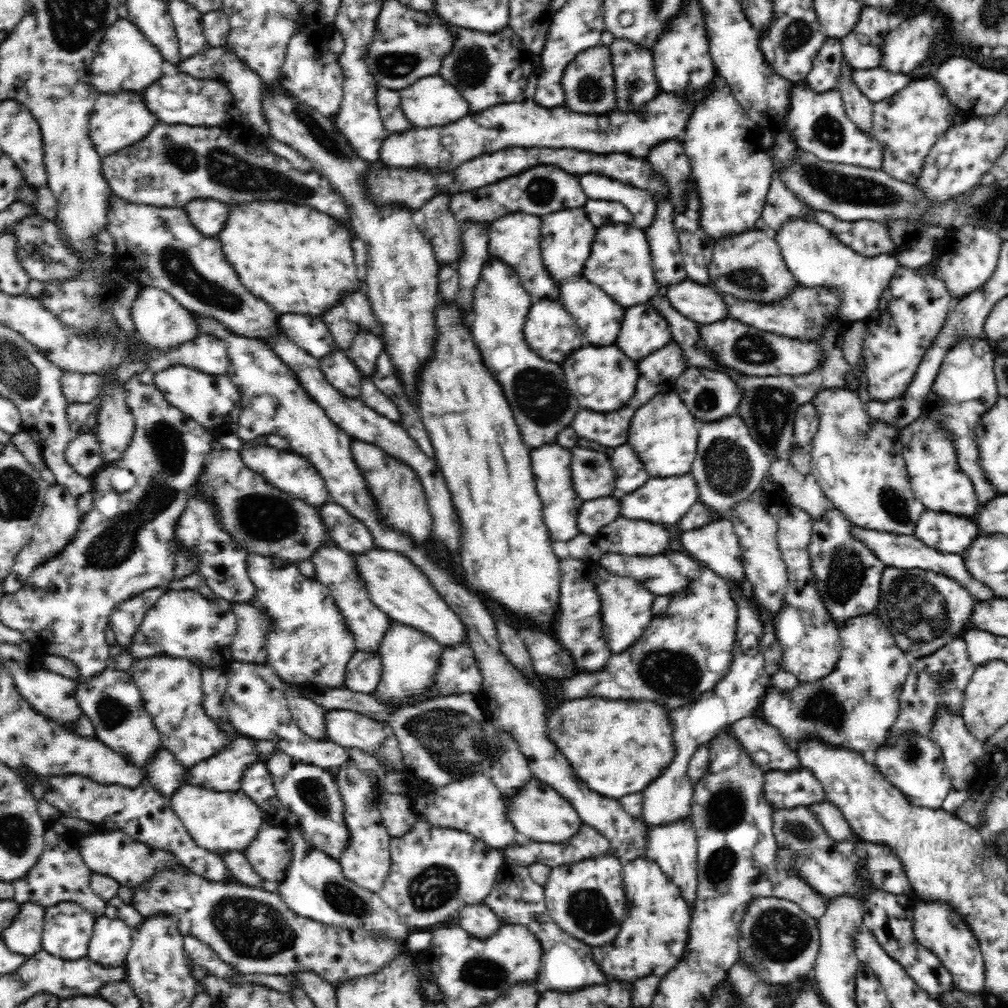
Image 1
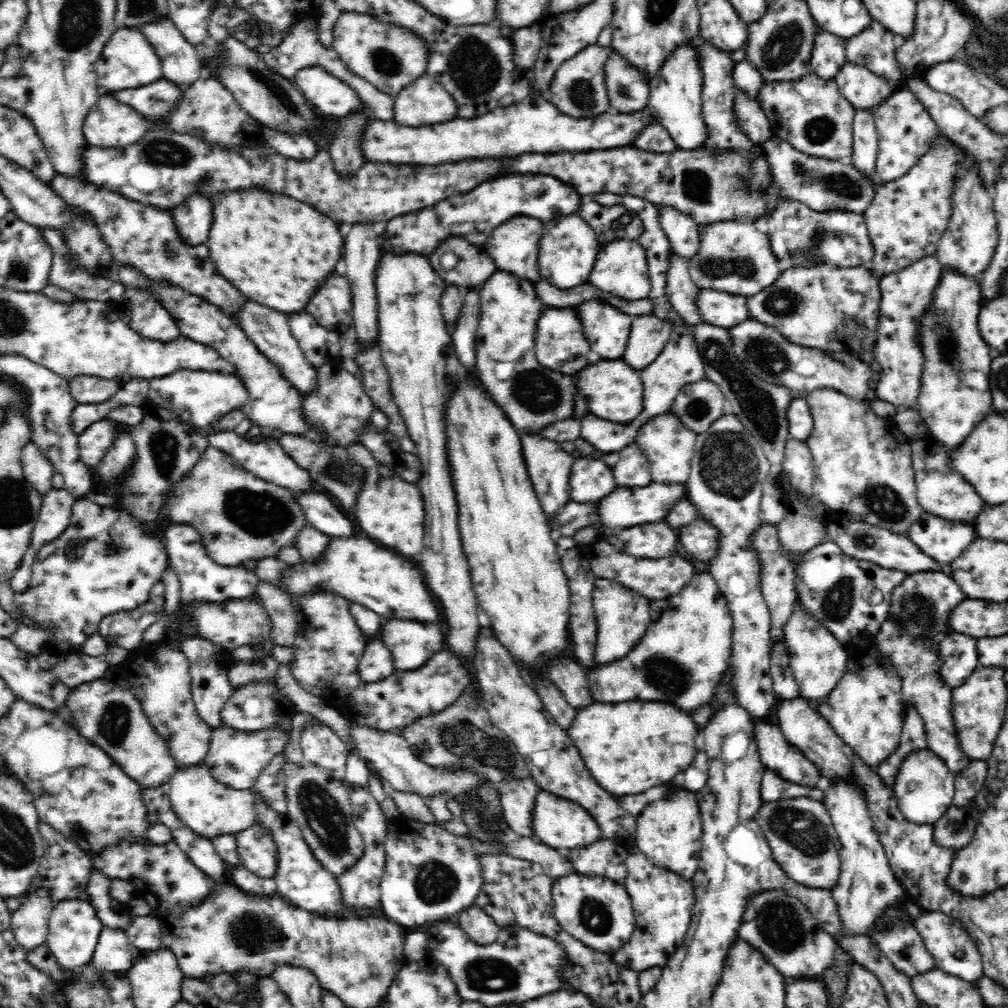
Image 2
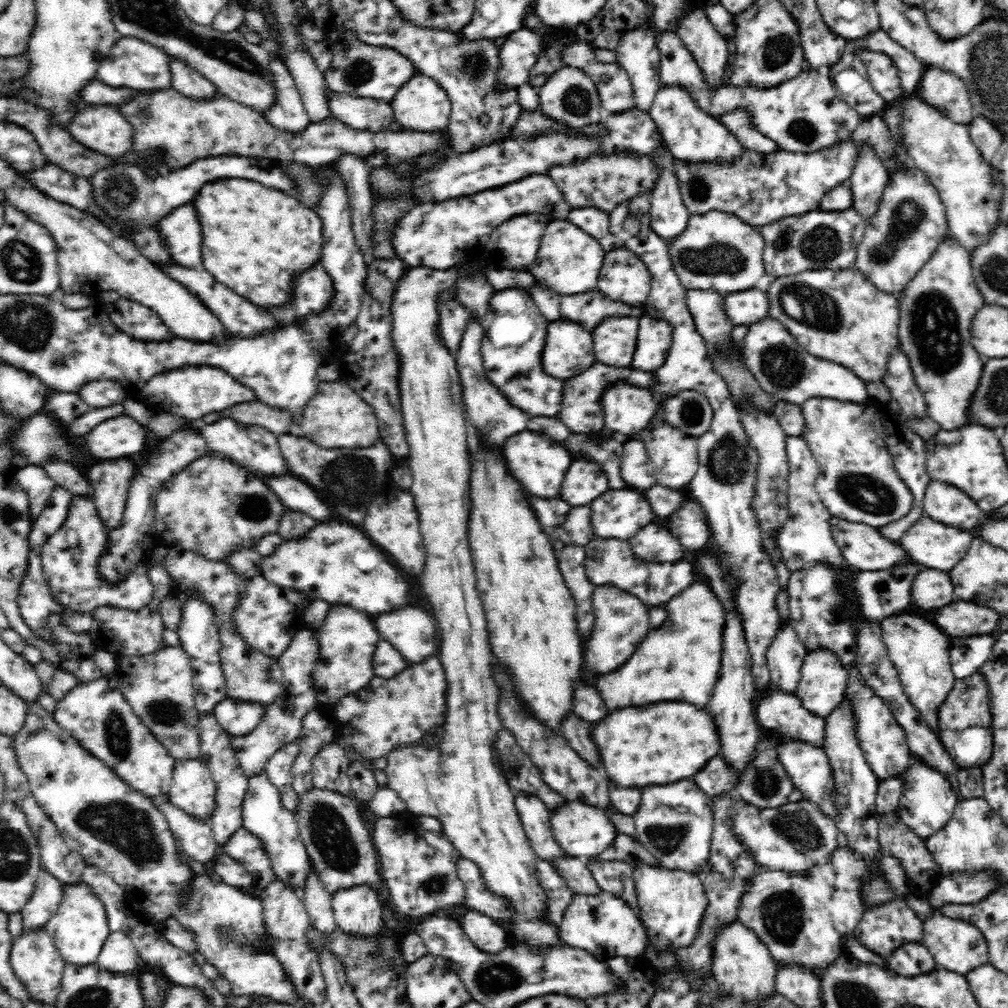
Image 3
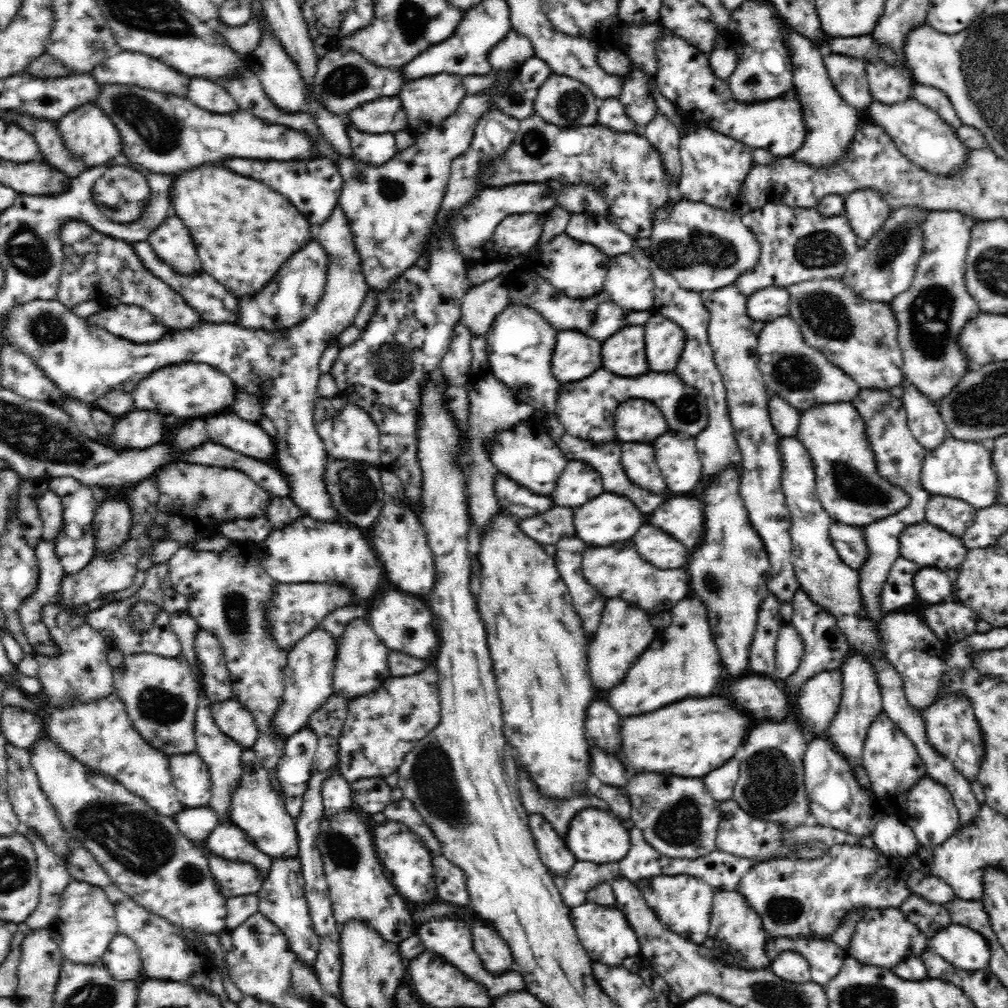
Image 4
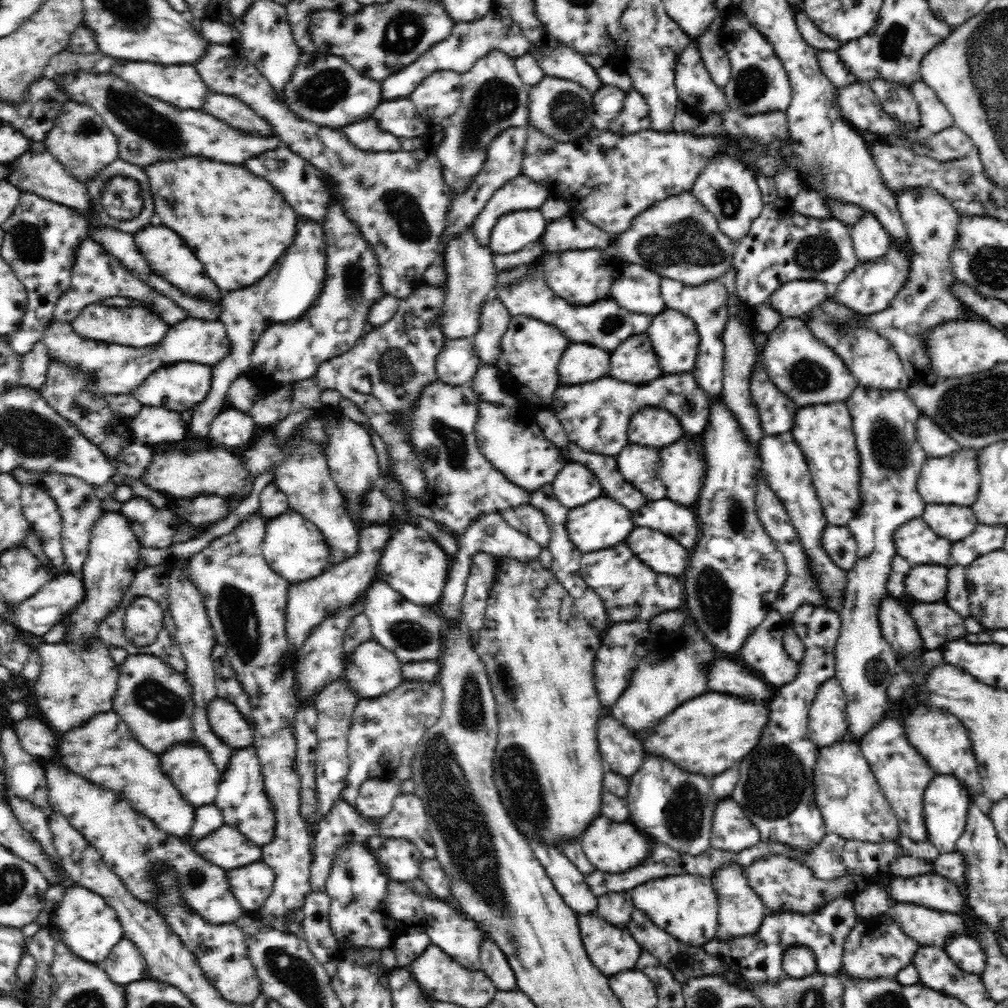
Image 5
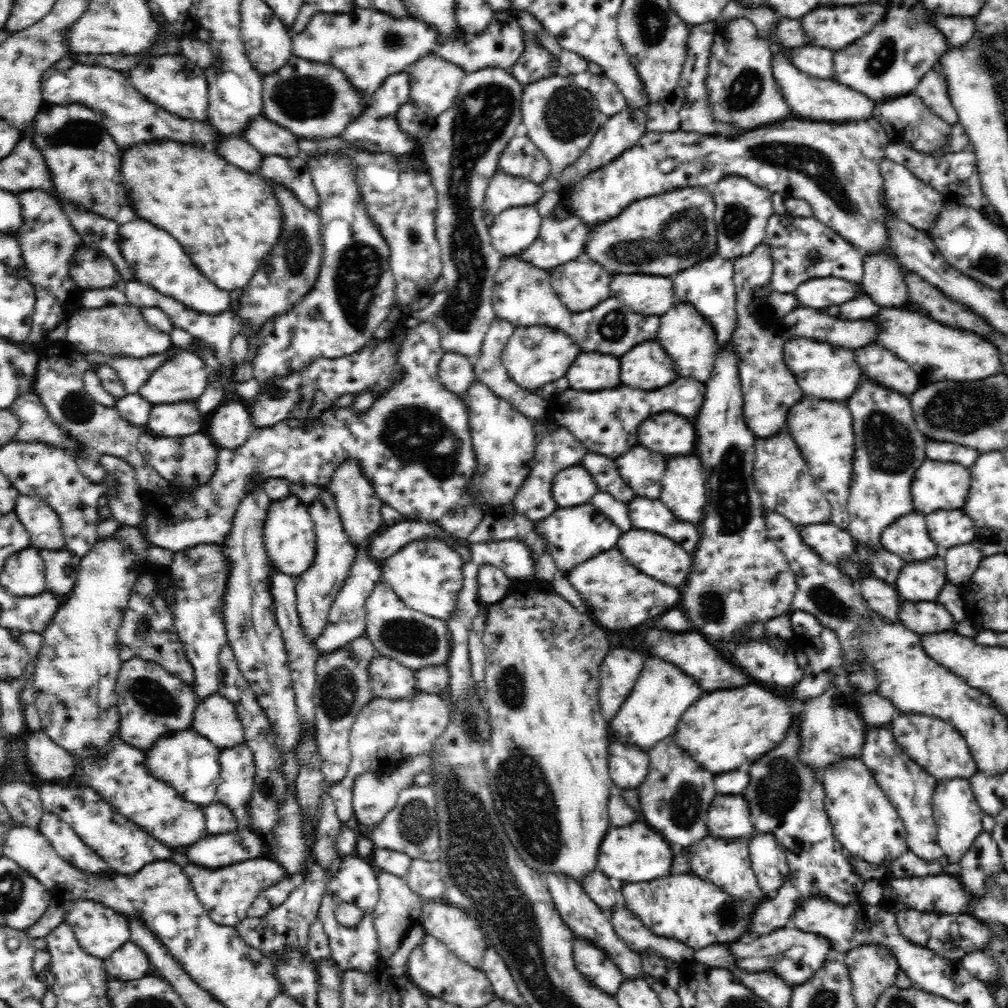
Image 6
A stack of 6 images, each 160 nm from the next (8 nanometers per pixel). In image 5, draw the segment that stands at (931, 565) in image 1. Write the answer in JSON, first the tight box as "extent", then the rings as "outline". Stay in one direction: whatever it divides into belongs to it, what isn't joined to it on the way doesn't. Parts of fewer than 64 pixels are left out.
{"extent":[820,525,858,570],"outline":[[[826,525],[820,536],[822,551],[839,569],[850,570],[858,560],[858,545],[847,526]]]}

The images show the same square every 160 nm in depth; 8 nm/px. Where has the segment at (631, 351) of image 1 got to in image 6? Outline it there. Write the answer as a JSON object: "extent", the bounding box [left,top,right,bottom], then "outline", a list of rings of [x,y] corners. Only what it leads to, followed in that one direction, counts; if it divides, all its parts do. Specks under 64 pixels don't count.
{"extent":[657,301,720,384],"outline":[[[679,301],[661,318],[662,328],[660,328],[657,342],[666,350],[668,357],[674,361],[679,376],[693,378],[701,384],[708,382],[714,369],[715,357],[720,350],[718,335],[714,327],[710,325],[710,321],[706,320],[706,317],[702,316],[693,304]]]}

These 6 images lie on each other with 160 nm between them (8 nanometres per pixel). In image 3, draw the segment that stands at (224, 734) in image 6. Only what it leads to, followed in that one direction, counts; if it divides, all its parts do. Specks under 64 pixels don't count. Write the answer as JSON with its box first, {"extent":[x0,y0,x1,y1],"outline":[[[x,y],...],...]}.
{"extent":[213,696,264,737],"outline":[[[227,696],[214,706],[213,715],[232,737],[241,737],[250,734],[261,723],[264,710],[264,705]]]}

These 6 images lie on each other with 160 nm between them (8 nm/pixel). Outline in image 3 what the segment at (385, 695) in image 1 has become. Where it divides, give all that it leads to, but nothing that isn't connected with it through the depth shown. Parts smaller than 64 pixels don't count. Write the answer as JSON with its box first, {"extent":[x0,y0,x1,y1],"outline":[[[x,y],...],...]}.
{"extent":[372,605,439,664],"outline":[[[403,605],[400,609],[380,612],[380,614],[373,616],[372,619],[381,638],[392,644],[411,664],[421,663],[431,654],[437,654],[439,650],[437,624],[435,618],[432,618],[426,610],[416,608],[416,606]]]}

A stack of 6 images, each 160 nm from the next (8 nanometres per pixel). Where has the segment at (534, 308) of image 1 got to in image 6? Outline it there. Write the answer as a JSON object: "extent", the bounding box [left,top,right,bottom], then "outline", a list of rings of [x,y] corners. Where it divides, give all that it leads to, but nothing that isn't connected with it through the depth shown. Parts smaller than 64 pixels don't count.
{"extent":[567,352,620,392],"outline":[[[582,352],[567,372],[568,388],[584,392],[620,388],[620,360],[600,352]]]}

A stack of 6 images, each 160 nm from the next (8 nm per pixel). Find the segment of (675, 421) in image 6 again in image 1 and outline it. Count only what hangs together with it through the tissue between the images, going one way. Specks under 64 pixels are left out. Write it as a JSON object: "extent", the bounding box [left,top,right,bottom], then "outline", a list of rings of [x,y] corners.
{"extent":[563,345,638,413],"outline":[[[616,345],[599,348],[598,346],[582,346],[572,352],[563,368],[570,393],[575,396],[582,409],[590,409],[599,413],[611,413],[621,409],[634,398],[638,386],[637,362],[626,357]]]}

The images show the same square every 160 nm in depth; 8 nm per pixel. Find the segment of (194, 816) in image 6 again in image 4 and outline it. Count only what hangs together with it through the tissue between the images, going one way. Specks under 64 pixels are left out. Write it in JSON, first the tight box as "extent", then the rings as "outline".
{"extent":[46,693,187,819],"outline":[[[112,693],[99,701],[56,709],[46,723],[50,741],[66,751],[70,757],[86,767],[106,775],[134,793],[152,808],[158,816],[175,819],[187,809],[178,801],[166,753],[148,744],[134,728],[124,703]]]}

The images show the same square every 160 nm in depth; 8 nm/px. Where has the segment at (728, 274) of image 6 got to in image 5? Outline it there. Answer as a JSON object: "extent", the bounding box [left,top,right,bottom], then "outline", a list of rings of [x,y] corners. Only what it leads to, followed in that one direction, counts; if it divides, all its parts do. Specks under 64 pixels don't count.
{"extent":[661,277,730,399],"outline":[[[661,277],[661,293],[666,308],[677,310],[694,320],[698,333],[700,334],[700,346],[698,346],[698,364],[692,371],[698,385],[708,394],[710,398],[716,399],[723,392],[723,370],[726,353],[724,353],[724,343],[722,334],[726,332],[726,326],[730,322],[728,291],[721,277],[708,280],[698,286],[684,284],[680,280],[672,280]]]}

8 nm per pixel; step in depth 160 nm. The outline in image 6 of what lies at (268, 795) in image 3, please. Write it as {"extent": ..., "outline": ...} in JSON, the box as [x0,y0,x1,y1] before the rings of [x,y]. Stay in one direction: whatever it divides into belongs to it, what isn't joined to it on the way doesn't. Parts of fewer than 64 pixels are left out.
{"extent":[216,743,255,825],"outline":[[[245,743],[234,745],[232,748],[221,749],[219,756],[221,773],[216,782],[217,801],[230,808],[236,816],[238,823],[243,825],[247,822],[245,810],[252,796],[252,782],[254,782],[255,768],[252,749]]]}

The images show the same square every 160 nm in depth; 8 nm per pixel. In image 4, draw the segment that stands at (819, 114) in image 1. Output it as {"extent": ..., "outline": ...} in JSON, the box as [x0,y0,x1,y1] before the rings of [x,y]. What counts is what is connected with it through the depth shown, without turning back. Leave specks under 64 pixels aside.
{"extent":[655,29,806,157],"outline":[[[666,29],[657,42],[657,57],[655,79],[660,92],[695,122],[753,149],[770,151],[778,157],[788,157],[804,144],[806,133],[802,107],[796,99],[794,88],[780,98],[761,103],[736,102],[727,81],[718,78],[711,69],[708,54],[676,36],[670,29]]]}

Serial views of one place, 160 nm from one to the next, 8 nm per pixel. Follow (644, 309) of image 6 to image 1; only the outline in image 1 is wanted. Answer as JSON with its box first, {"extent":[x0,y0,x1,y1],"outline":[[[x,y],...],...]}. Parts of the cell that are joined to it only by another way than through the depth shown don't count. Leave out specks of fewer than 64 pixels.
{"extent":[582,223,661,308],"outline":[[[614,223],[598,229],[582,275],[625,308],[661,295],[646,233],[632,225]]]}

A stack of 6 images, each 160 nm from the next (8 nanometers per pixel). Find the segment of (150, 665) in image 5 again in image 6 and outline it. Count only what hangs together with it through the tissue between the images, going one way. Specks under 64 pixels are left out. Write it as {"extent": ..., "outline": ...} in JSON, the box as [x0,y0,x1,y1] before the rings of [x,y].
{"extent":[117,657,197,750],"outline":[[[133,657],[123,662],[117,680],[118,708],[120,713],[119,738],[124,743],[144,750],[166,732],[190,729],[197,696],[190,685],[170,674],[160,664]]]}

